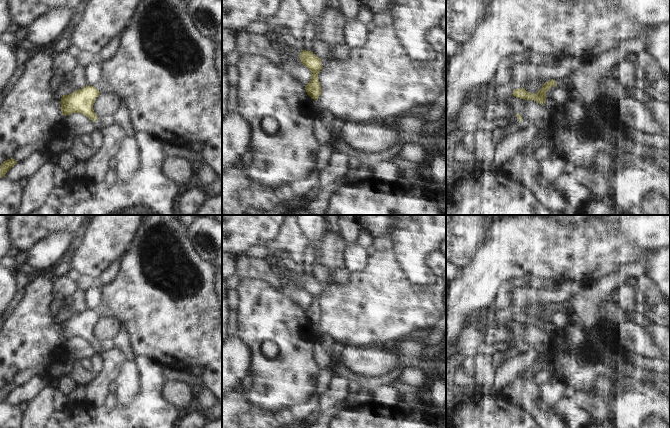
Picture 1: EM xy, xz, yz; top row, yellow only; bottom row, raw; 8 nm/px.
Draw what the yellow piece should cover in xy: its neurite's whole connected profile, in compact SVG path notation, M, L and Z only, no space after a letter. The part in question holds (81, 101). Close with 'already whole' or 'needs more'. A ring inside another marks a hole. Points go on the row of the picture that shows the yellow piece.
M87 85L69 95L63 95L60 101L61 112L65 116L82 113L96 122L98 117L93 110L93 105L99 95L100 92L94 86Z | already whole

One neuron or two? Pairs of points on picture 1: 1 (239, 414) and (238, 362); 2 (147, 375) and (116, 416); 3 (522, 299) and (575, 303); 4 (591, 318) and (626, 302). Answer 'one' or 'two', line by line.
1: two
2: one
3: two
4: two

